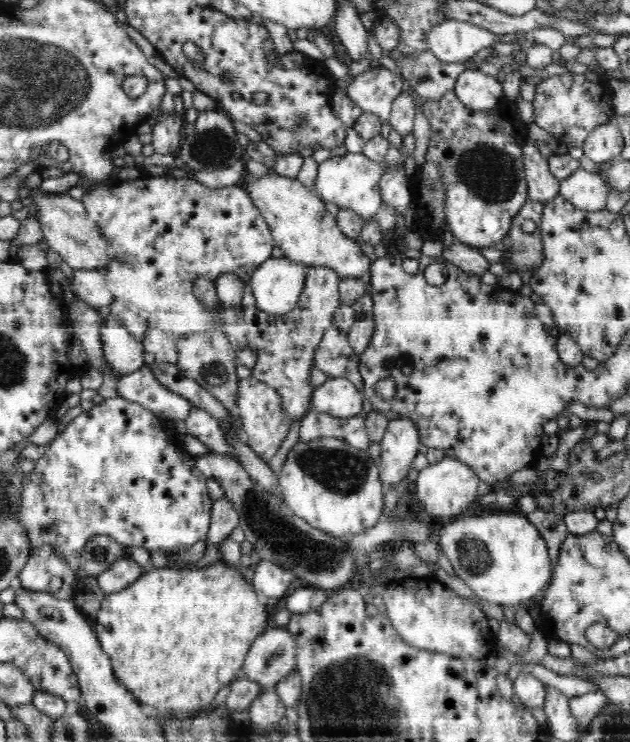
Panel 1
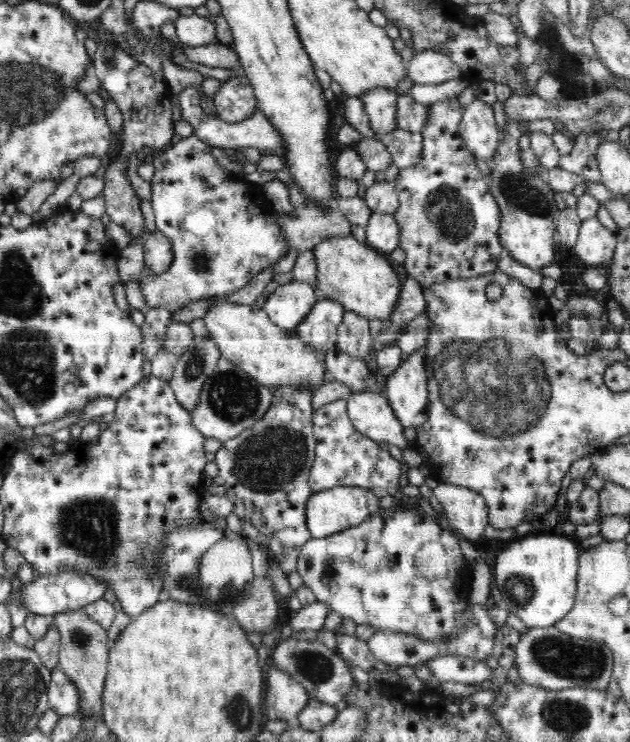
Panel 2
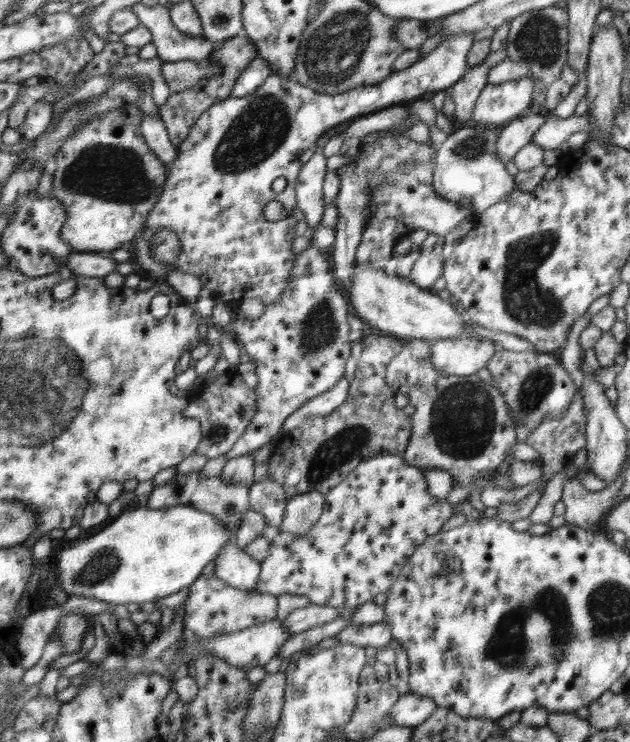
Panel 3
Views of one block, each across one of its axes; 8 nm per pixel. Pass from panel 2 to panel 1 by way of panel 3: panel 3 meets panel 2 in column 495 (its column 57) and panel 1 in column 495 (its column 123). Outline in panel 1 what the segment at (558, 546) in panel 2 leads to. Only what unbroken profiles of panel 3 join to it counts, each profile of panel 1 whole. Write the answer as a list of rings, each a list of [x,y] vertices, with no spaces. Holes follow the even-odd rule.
[[[519,511],[508,514],[474,512],[462,518],[444,519],[439,537],[439,552],[447,556],[456,576],[489,603],[518,606],[524,600],[539,598],[552,578],[546,541]]]

